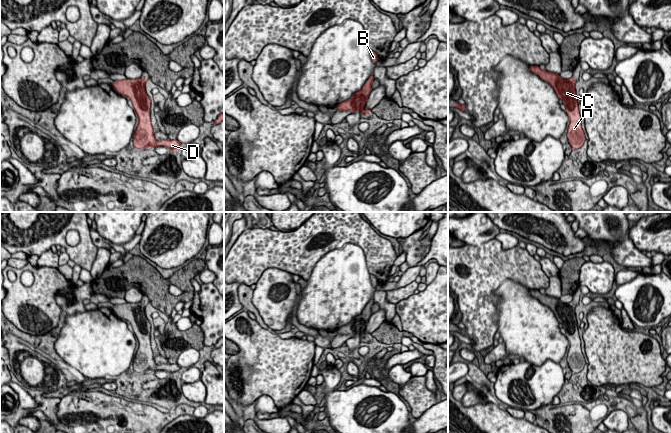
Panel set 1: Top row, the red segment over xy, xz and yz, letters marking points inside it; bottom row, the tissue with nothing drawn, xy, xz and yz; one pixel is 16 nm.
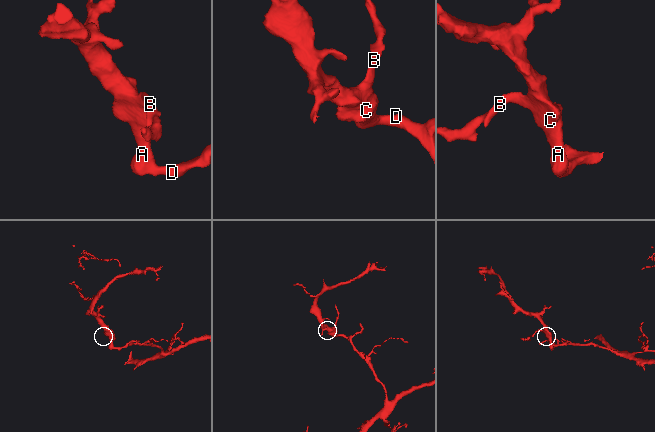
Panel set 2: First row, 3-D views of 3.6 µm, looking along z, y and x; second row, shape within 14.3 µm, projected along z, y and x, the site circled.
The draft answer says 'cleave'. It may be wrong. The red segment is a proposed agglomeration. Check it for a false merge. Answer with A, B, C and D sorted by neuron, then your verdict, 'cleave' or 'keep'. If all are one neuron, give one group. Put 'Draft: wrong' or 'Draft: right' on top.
Draft: wrong
A B C D; keep

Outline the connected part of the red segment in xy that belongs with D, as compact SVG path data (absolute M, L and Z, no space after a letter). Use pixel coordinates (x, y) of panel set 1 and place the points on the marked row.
M147 78L124 79L113 81L114 90L122 96L130 98L133 109L137 115L138 126L133 135L133 145L135 148L143 150L145 148L155 148L157 146L167 147L171 151L180 150L182 144L176 140L157 141L154 137L154 130L150 120L151 101L145 92Z

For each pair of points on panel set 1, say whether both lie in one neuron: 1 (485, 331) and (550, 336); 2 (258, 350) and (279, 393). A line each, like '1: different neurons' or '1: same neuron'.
1: different neurons
2: same neuron

